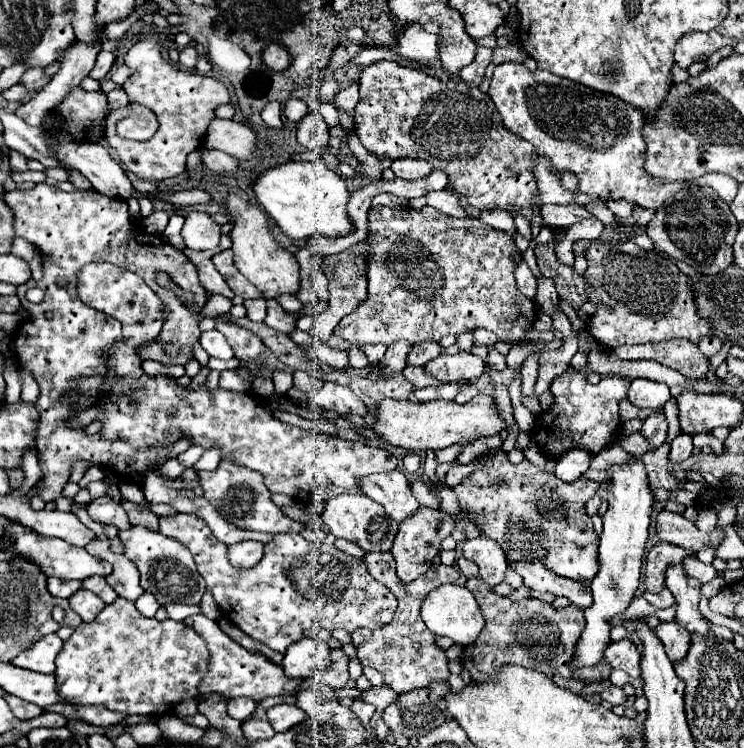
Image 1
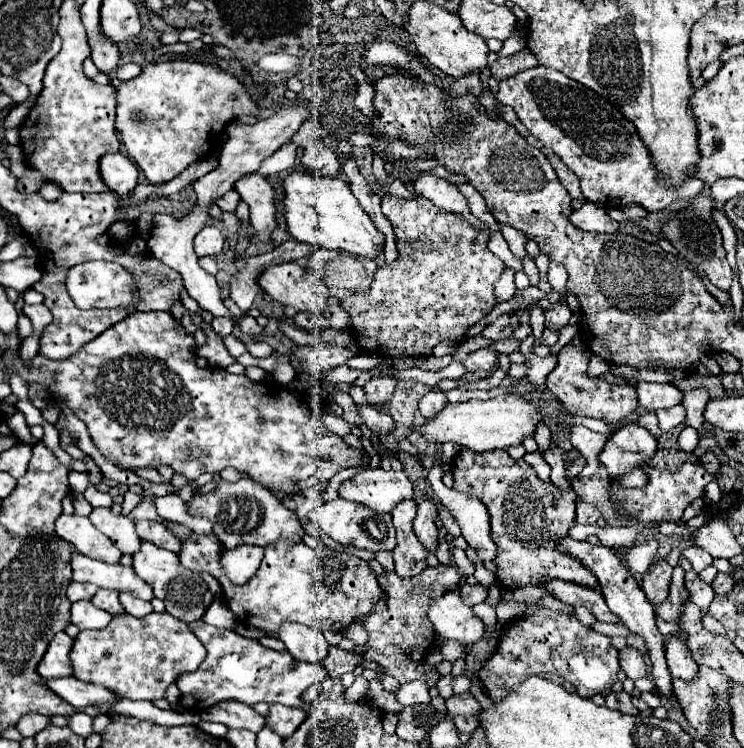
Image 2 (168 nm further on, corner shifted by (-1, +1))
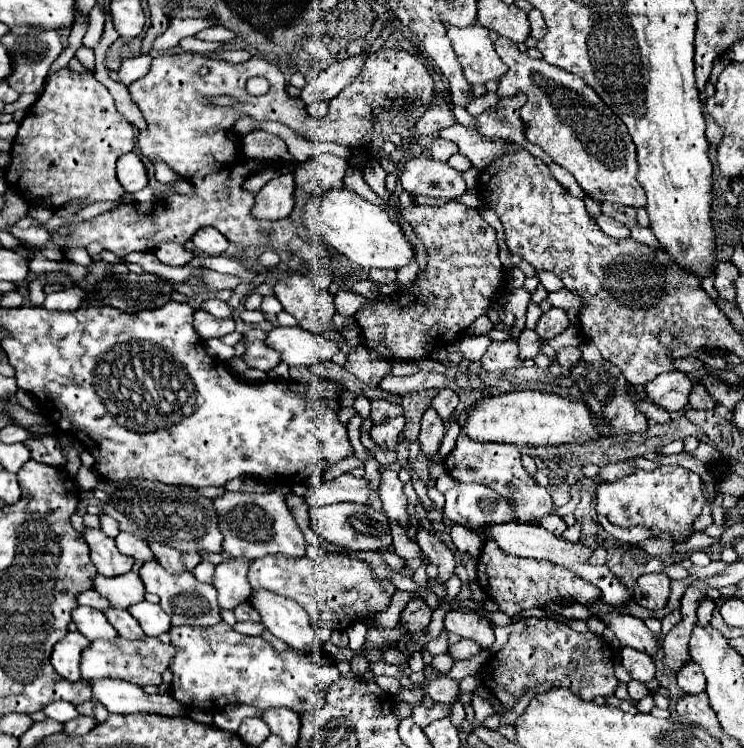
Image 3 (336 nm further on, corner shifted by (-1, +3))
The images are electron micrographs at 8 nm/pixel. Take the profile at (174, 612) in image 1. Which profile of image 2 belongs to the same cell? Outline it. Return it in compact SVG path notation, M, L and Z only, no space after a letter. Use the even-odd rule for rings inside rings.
M214 600L210 604L210 608L206 610L206 614L202 616L202 620L208 624L214 624L218 628L234 628L234 624L236 624L236 616L222 600Z

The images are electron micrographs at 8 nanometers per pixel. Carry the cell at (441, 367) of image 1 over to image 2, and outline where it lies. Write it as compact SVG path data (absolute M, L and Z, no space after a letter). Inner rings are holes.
M480 348L476 352L470 352L462 364L464 364L466 372L476 372L476 370L492 370L492 366L496 362L498 362L498 358L492 350Z

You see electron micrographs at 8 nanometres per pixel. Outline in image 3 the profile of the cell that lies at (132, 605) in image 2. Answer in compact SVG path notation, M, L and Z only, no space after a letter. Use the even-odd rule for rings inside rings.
M142 600L130 608L130 614L138 620L146 636L158 636L162 632L168 632L170 628L170 616L158 604Z

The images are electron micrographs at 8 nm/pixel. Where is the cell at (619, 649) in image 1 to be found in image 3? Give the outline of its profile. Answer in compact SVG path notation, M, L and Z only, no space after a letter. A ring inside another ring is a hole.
M622 648L620 650L620 660L624 664L624 668L628 670L628 674L638 680L638 682L650 682L654 678L654 660L644 654L644 652L638 652L634 648Z

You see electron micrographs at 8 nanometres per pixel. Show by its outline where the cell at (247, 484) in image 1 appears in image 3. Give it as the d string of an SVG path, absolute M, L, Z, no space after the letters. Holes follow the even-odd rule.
M274 488L264 494L246 494L246 492L226 492L224 496L214 498L214 508L220 518L220 528L224 534L224 550L234 558L256 560L268 554L284 554L290 558L306 556L306 540L300 528L296 526L286 496L294 490Z

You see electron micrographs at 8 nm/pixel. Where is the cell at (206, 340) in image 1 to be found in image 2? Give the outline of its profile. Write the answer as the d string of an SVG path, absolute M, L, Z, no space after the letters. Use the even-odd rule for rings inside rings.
M214 318L214 320L212 320L212 330L214 330L216 334L220 334L220 338L224 340L226 336L232 334L232 330L234 330L234 322L228 320L228 318Z

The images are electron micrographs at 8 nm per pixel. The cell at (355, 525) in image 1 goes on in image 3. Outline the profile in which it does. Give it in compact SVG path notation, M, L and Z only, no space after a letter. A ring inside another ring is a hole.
M330 504L322 508L310 508L310 518L312 518L312 528L330 544L346 550L384 550L392 544L390 536L390 524L388 518L382 512L376 512L370 506L364 504Z

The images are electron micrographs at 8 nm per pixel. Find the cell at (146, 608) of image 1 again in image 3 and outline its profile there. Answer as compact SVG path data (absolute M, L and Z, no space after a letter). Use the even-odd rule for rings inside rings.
M128 572L122 576L114 576L114 578L104 578L104 576L96 576L94 578L94 590L98 590L104 598L110 600L110 604L114 604L116 608L128 610L130 604L138 604L144 600L144 584L140 580L140 576L136 572Z

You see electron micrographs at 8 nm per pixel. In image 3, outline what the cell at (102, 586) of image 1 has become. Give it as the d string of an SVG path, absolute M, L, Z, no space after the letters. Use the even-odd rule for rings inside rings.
M110 608L110 610L106 612L106 618L108 618L108 622L116 628L116 632L118 632L120 636L124 636L126 640L136 640L136 638L142 638L142 636L144 636L142 628L140 628L138 622L130 616L128 610Z

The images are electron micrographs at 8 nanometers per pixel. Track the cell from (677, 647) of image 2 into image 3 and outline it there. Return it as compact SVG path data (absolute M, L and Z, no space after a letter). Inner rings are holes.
M688 662L678 674L678 686L686 692L686 694L700 694L706 690L706 680L702 674L702 668L698 668L698 664Z

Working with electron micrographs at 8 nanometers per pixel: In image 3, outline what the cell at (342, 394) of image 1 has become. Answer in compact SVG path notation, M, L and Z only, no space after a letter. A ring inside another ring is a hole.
M402 416L390 418L390 420L374 426L372 432L370 432L370 438L378 446L382 446L384 450L396 450L396 446L398 446L398 434L402 432L402 428L404 428L404 418Z

